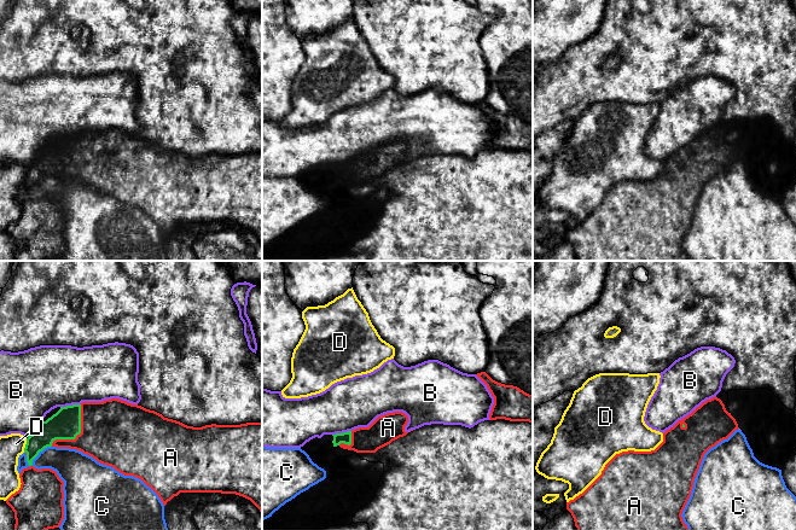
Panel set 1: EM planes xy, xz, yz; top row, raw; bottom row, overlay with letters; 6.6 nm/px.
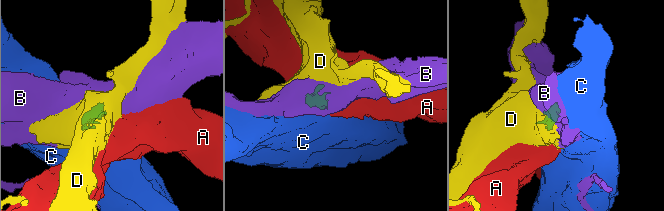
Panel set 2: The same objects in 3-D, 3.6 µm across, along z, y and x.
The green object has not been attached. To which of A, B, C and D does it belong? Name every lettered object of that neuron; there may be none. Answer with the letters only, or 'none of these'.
A

